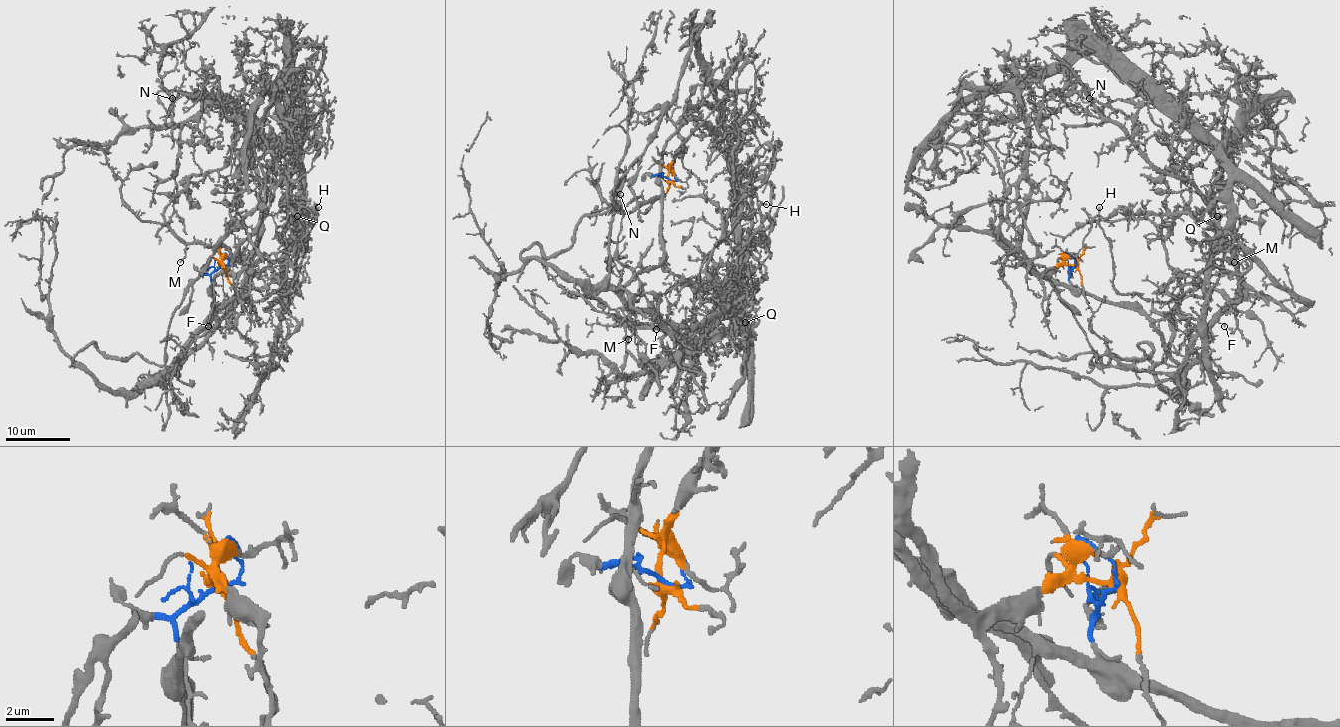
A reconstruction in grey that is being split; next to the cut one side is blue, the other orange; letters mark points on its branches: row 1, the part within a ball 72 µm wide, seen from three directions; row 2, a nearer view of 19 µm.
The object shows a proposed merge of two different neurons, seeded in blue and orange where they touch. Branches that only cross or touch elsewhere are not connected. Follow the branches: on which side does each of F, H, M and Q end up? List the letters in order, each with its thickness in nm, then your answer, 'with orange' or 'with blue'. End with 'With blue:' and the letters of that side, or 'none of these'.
F: 110 nm thick; with blue
H: 120 nm thick; with blue
M: 140 nm thick; with blue
Q: 180 nm thick; with orange
With blue: F, H, M

